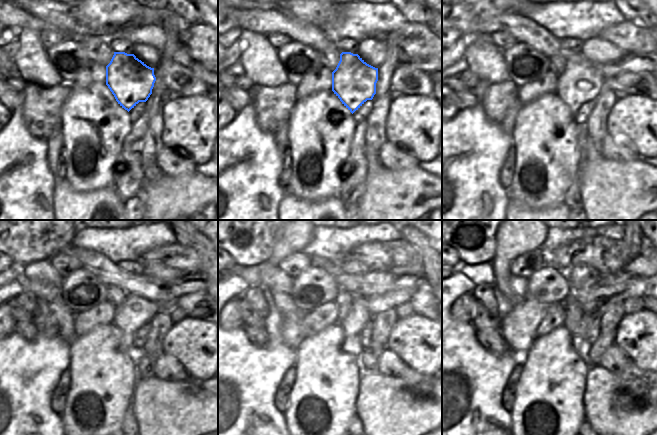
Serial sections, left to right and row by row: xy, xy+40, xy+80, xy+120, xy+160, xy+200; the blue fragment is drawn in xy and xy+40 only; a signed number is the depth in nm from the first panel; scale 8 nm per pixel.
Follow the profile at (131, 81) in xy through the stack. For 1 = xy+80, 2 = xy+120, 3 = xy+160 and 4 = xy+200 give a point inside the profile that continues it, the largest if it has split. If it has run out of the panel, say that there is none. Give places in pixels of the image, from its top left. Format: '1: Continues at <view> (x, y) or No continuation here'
1: Continues at xy+80 (580, 82)
2: Continues at xy+120 (135, 311)
3: Continues at xy+160 (358, 316)
4: Continues at xy+200 (580, 344).

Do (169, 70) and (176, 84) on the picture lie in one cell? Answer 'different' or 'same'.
same

